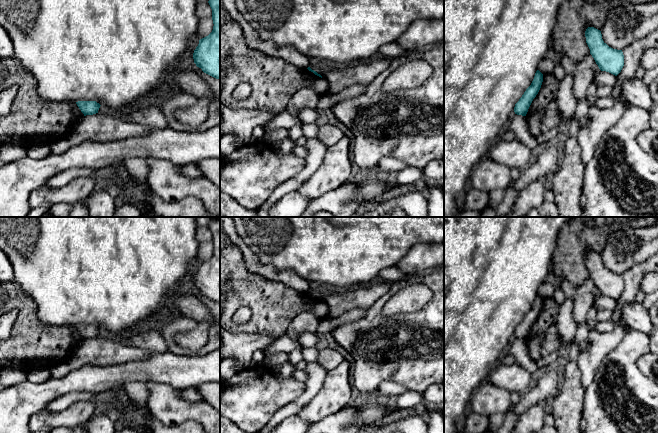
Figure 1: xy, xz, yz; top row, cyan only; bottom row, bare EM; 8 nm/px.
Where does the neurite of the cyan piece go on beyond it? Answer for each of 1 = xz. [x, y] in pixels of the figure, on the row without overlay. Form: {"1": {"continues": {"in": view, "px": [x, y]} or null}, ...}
{"1": {"continues": null}}

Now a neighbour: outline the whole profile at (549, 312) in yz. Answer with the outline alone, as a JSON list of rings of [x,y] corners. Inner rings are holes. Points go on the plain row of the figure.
[[[543,298],[543,306],[541,312],[533,323],[528,336],[526,338],[527,347],[530,357],[536,362],[543,362],[541,356],[541,340],[546,330],[554,325],[557,320],[559,304],[552,298]]]

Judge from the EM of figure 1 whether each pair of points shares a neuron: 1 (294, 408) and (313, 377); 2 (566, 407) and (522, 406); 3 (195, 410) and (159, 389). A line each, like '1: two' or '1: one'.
1: one
2: two
3: one

